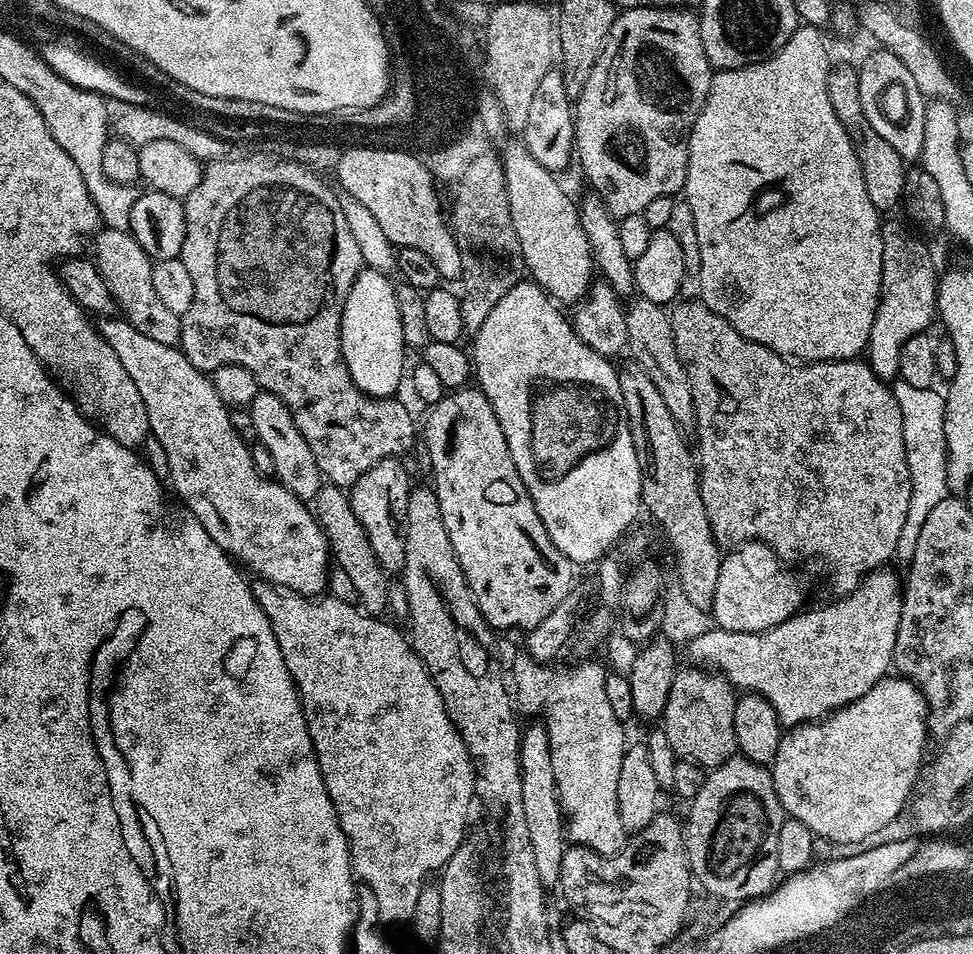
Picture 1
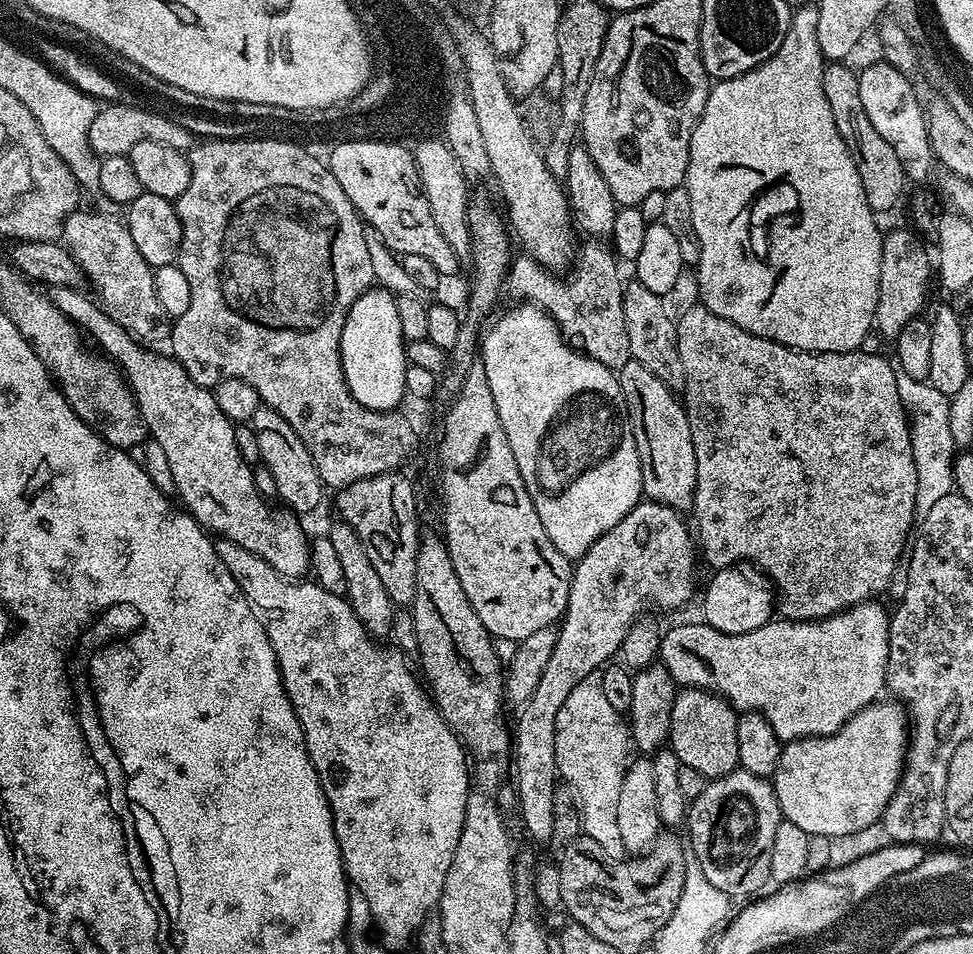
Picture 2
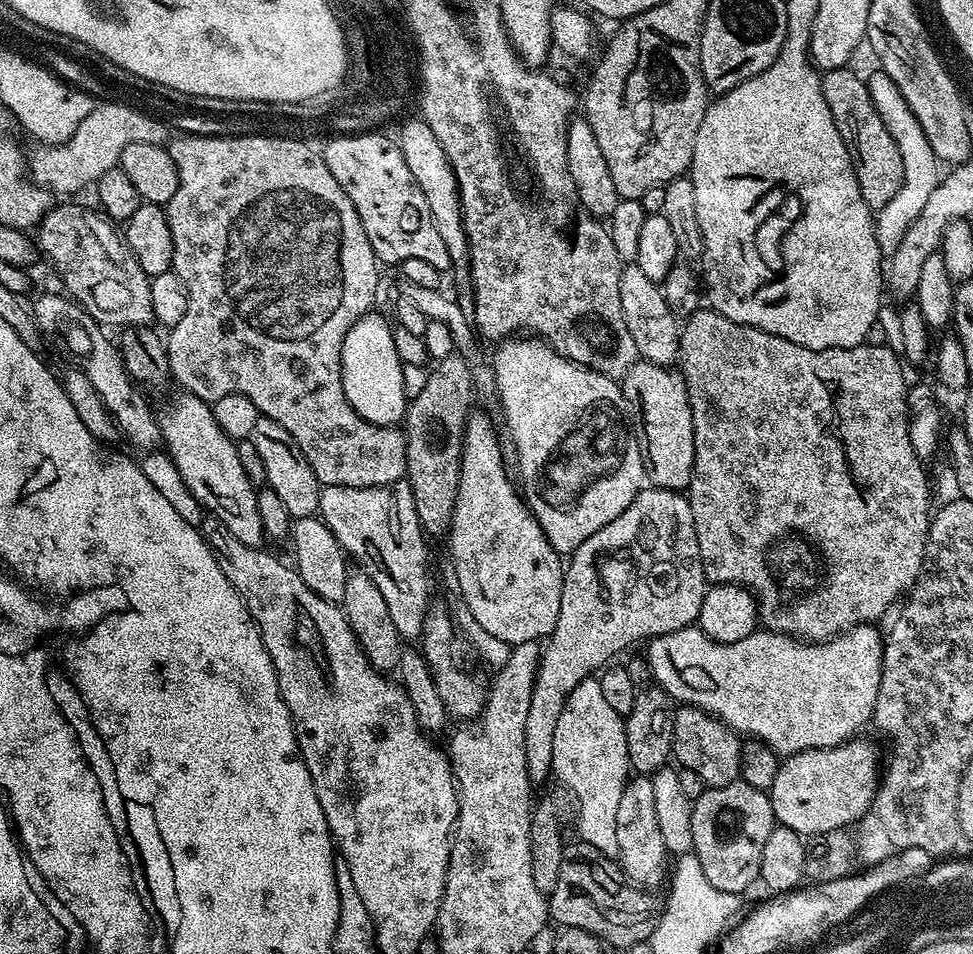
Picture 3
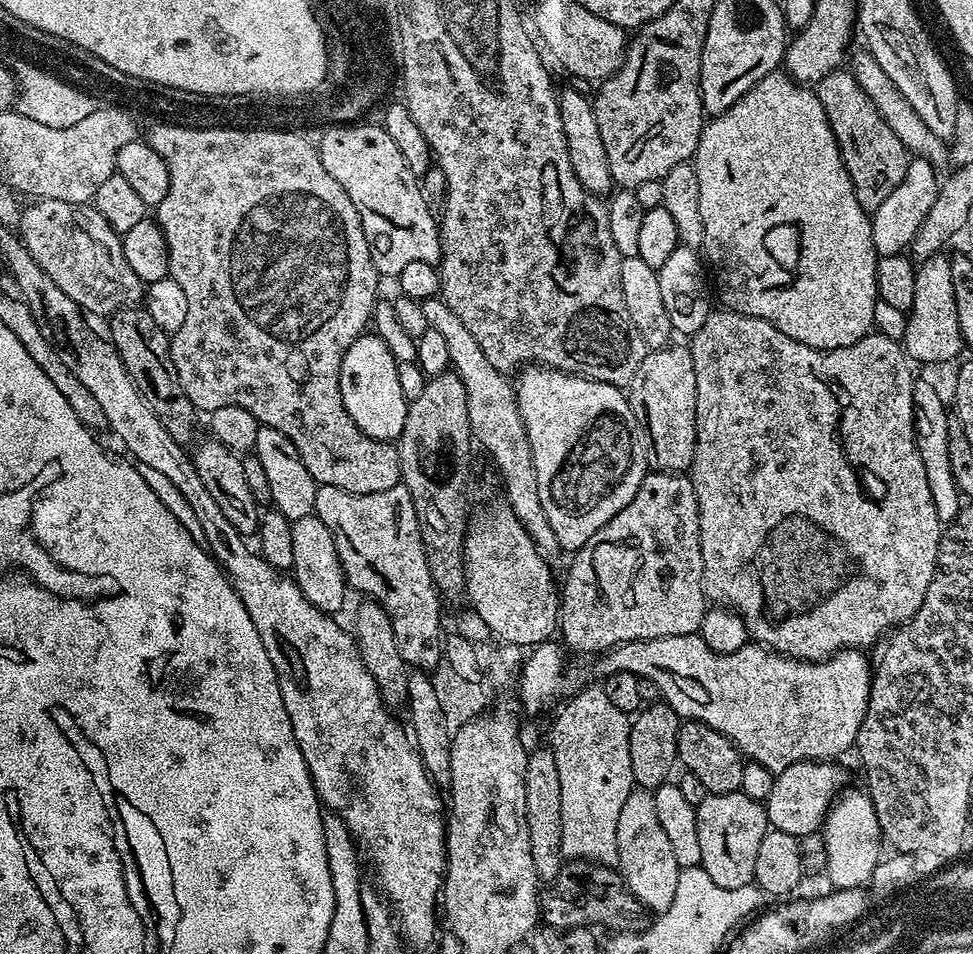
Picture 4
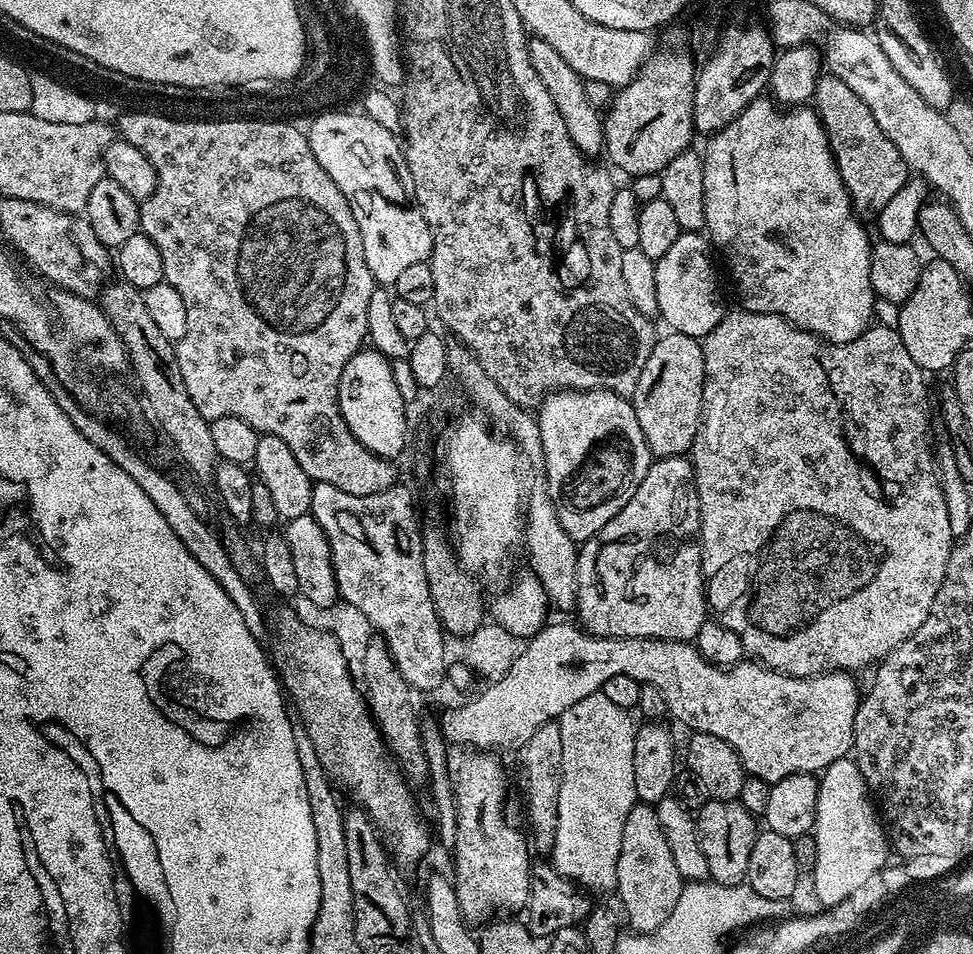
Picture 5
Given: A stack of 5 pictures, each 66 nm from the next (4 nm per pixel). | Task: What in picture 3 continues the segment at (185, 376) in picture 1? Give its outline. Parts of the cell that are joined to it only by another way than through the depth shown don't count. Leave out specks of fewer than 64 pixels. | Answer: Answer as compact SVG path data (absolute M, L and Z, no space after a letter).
M180 390L177 393L177 396L169 404L158 408L160 438L167 455L171 456L174 466L178 466L178 470L182 474L182 482L207 515L216 516L218 522L222 522L222 526L226 526L226 530L230 530L230 534L234 534L234 538L238 538L238 542L259 545L265 539L265 535L256 501L257 489L252 486L250 479L246 478L246 473L242 470L236 449L237 441L232 440L224 433L222 426L218 426L212 413L212 405L189 392Z

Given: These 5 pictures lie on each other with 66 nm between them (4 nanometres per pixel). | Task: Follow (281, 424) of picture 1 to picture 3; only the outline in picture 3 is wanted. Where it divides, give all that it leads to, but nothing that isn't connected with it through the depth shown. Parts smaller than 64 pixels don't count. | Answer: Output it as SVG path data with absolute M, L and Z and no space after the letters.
M260 416L250 439L266 468L267 487L272 488L274 493L278 494L280 501L289 510L290 516L301 520L307 516L317 515L320 510L322 485L314 474L310 462L306 462L306 454L302 454L298 442L294 442L290 430L286 430L286 426L282 426L276 420Z

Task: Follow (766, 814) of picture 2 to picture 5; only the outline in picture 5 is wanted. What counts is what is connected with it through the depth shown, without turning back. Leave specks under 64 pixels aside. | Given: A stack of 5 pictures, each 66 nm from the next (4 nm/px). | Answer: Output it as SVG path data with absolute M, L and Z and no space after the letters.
M714 799L701 806L695 817L702 854L706 854L708 876L717 884L745 883L750 866L750 850L754 850L758 831L757 817L739 800Z

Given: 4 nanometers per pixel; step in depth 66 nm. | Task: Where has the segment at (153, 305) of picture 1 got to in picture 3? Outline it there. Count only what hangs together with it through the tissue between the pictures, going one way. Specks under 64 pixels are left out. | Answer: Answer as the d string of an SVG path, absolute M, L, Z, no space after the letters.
M60 204L49 207L44 219L38 225L38 248L50 263L56 267L60 280L64 283L63 291L101 326L120 324L121 329L146 328L155 321L154 306L150 306L150 278L138 266L138 258L130 250L121 229L95 207L83 208L80 204Z

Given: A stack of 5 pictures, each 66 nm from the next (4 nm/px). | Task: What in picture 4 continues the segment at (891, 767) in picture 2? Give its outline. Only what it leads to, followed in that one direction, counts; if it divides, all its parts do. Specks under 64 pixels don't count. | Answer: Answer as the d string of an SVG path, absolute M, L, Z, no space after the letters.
M803 760L786 766L786 770L775 773L773 790L766 801L769 825L797 838L821 831L824 821L828 819L828 811L841 795L847 780L840 762Z

